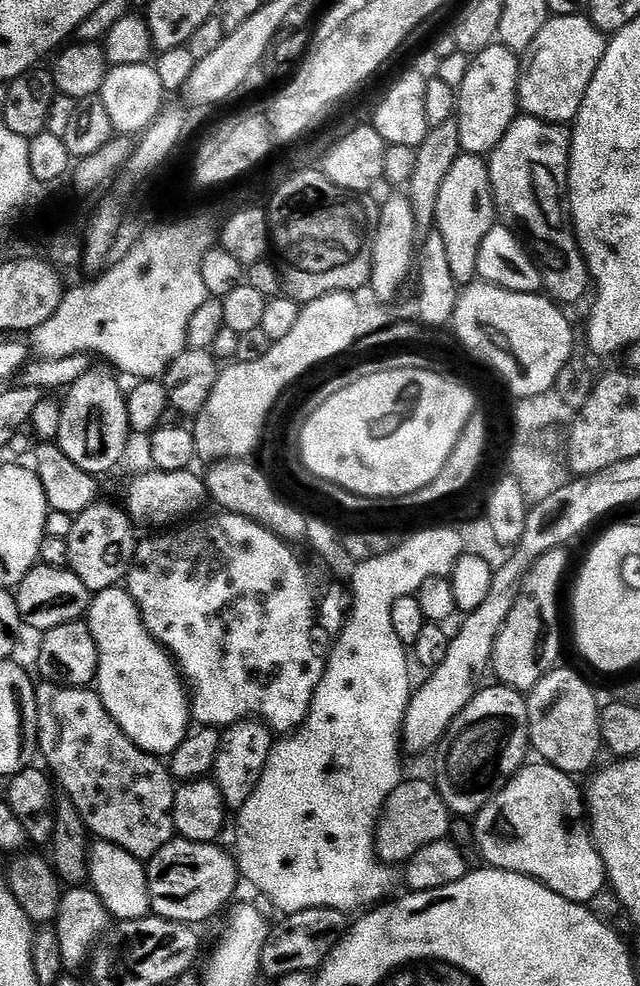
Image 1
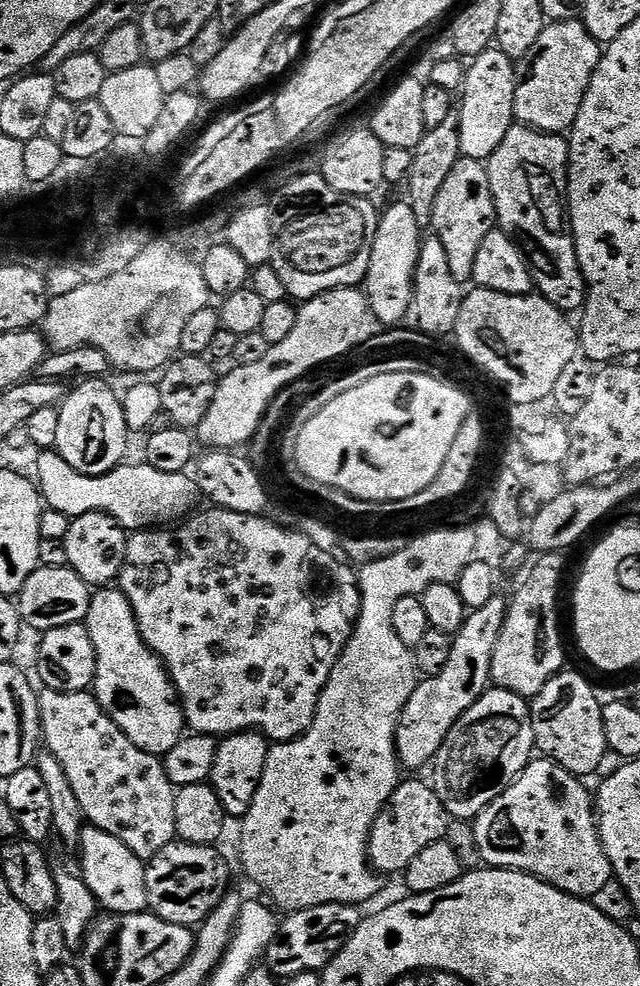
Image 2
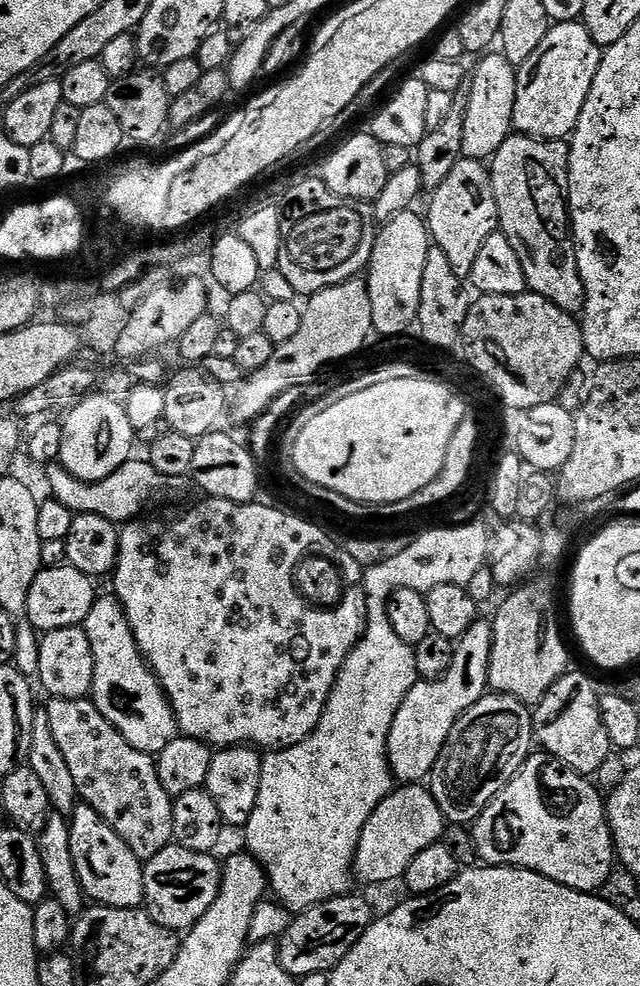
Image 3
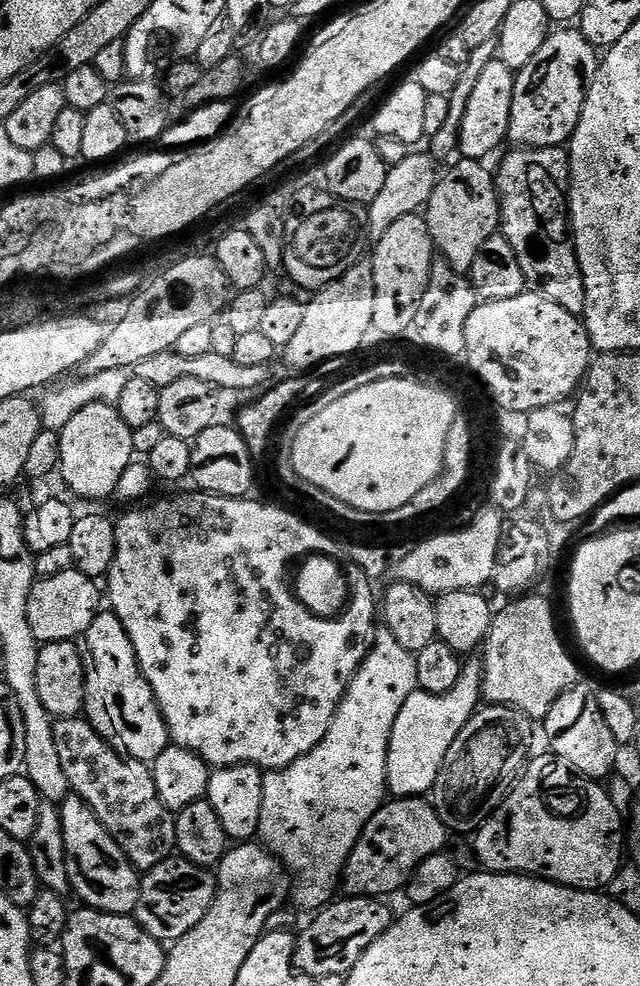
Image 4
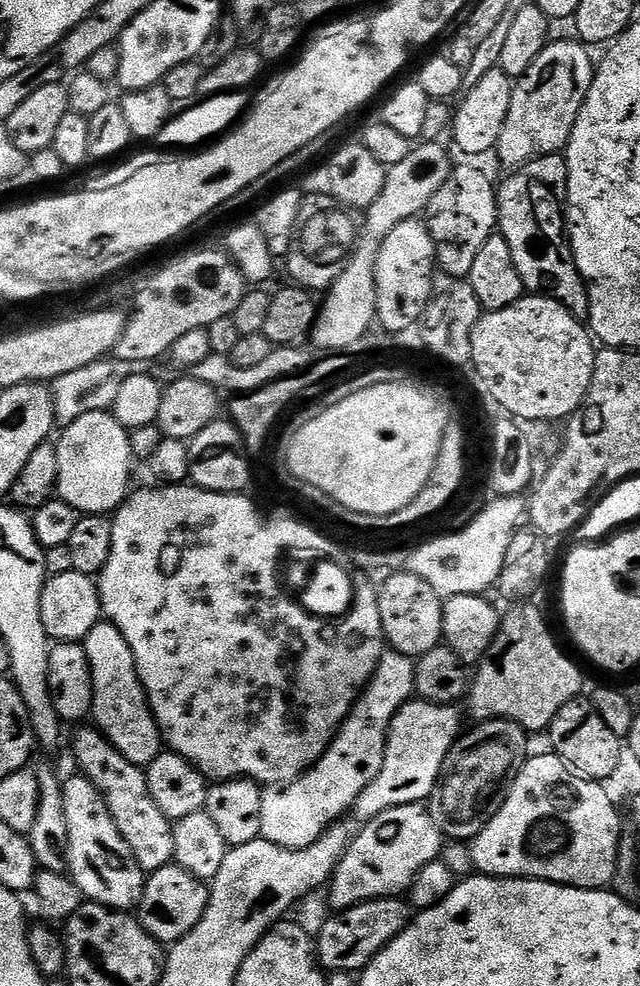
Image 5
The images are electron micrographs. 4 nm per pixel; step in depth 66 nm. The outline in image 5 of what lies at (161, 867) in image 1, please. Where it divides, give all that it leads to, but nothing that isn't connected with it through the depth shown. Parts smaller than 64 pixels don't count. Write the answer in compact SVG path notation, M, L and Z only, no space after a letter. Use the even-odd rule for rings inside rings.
M173 862L151 873L144 881L144 897L138 905L139 922L146 922L145 930L155 940L175 942L194 930L208 905L210 888L179 864Z

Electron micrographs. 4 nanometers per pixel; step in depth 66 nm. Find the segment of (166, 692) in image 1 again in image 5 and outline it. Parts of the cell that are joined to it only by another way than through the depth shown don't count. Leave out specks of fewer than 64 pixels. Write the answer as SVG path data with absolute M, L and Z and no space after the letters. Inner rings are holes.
M101 622L94 626L94 630L90 630L82 643L92 671L92 716L95 727L131 764L146 766L154 762L154 758L158 758L162 751L160 728L156 725L148 696L138 678L134 654L126 638L122 638L122 630L118 630L118 626L111 622Z

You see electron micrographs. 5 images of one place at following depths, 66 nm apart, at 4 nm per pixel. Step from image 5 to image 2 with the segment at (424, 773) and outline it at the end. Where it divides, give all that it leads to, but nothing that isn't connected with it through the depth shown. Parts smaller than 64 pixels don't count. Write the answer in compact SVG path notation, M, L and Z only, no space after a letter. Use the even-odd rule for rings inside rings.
M495 594L484 606L473 609L465 617L463 626L453 637L450 659L446 662L446 666L442 666L442 670L436 676L421 679L416 689L410 694L400 715L400 724L396 727L396 755L405 769L424 767L427 769L435 761L442 742L446 742L446 734L450 734L454 722L458 722L458 718L462 718L462 714L466 714L466 710L470 710L470 706L474 706L474 702L478 702L478 698L488 691L492 679L494 648L497 646L502 626L505 625L508 605L509 601L506 596Z

